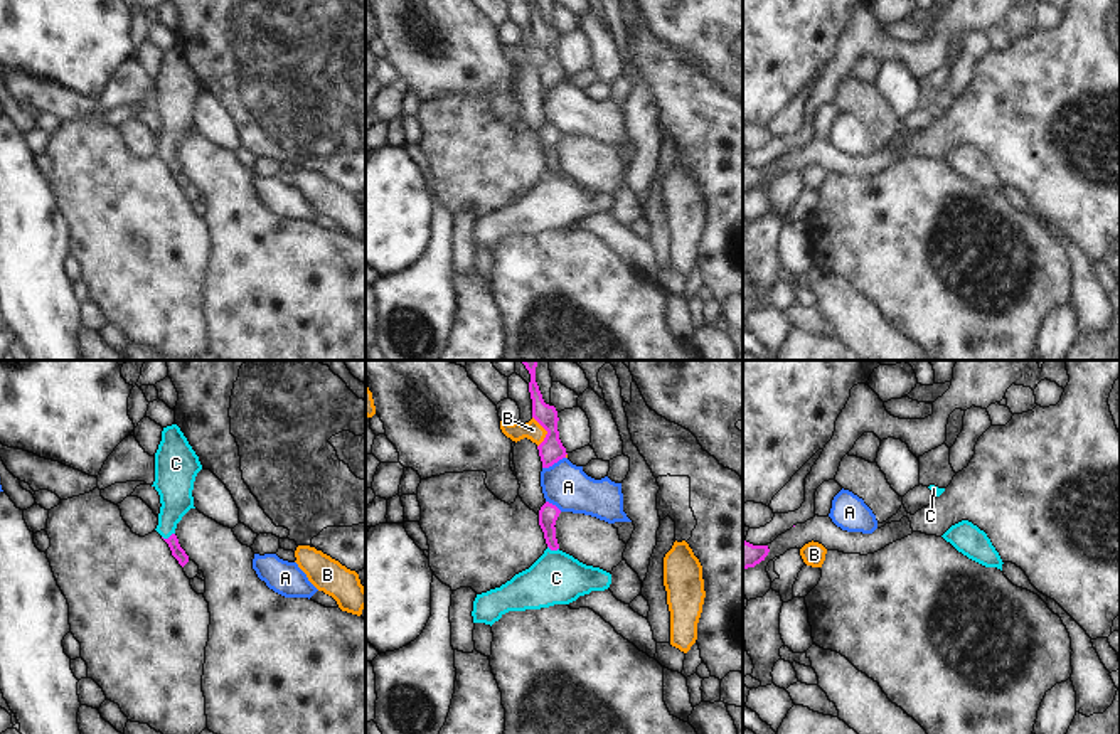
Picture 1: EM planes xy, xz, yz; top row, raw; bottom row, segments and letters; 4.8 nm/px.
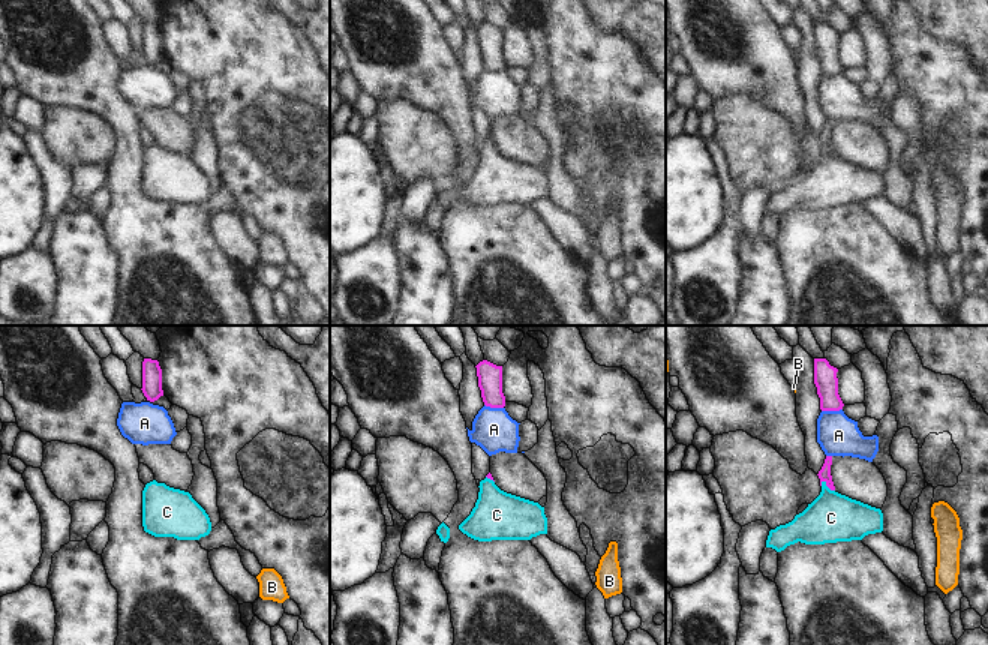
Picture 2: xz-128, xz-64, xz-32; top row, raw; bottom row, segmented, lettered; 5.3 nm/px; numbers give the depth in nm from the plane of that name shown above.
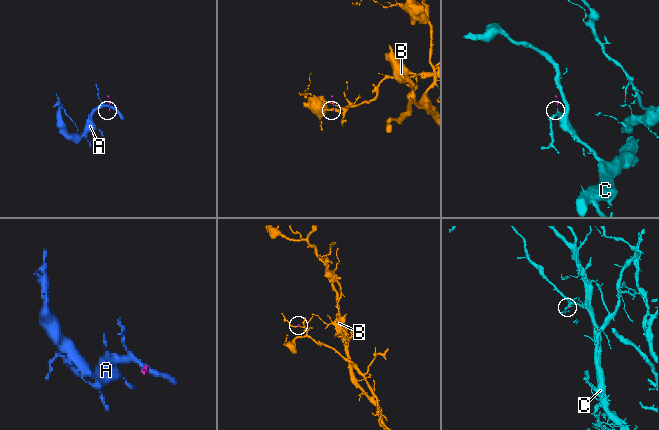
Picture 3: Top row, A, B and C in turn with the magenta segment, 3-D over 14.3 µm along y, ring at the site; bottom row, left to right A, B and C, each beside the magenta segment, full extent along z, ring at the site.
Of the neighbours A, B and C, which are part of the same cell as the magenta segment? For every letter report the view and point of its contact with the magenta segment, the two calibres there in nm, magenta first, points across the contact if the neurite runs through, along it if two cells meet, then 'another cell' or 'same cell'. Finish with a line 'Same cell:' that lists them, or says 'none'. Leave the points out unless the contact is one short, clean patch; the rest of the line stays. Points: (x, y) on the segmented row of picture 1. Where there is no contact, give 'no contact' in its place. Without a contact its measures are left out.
A: meets magenta in xz at (553, 463); 120 nm thick on the magenta side, 220 nm on the other; border along xz (565, 457), (543, 468); another cell
B: meets magenta in xz at (546, 430); 120 nm thick on the magenta side, 90 nm on the other; border along xz (533, 416), (546, 431), (544, 440), (538, 446); another cell
C: meets magenta in xy at (169, 537); 60 nm thick on the magenta side, 170 nm on the other; runs through xy (172, 541), (169, 537), (174, 485); same cell
Same cell: C

